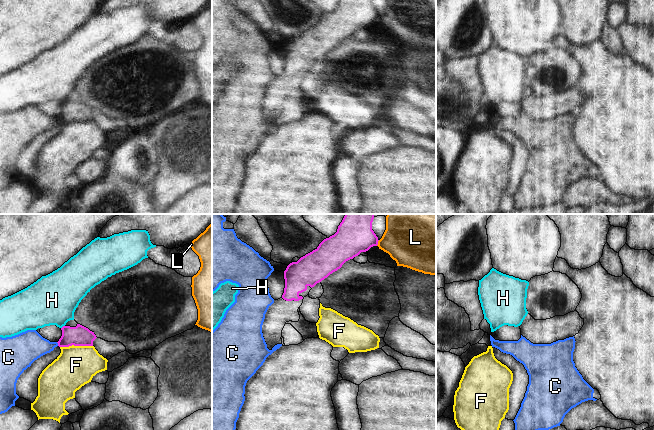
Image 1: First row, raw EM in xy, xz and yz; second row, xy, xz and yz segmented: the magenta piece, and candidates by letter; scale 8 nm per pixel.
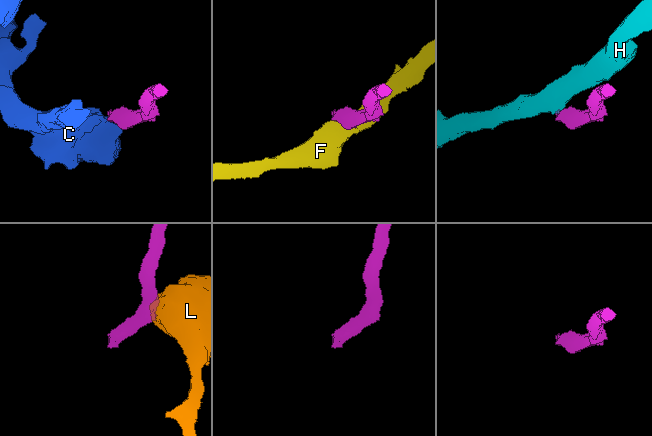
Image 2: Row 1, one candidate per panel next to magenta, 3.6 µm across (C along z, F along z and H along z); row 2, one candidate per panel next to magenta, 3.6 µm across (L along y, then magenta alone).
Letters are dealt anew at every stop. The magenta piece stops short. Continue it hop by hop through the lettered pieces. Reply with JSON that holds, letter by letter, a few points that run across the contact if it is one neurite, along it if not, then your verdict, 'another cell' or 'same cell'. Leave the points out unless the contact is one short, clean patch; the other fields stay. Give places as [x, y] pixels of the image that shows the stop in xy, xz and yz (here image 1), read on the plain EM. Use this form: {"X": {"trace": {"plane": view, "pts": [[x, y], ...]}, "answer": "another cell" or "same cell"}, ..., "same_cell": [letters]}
{"C": {"trace": {"plane": "xy", "pts": [[56, 118], [58, 121]]}, "answer": "another cell"}, "F": {"answer": "another cell"}, "H": {"trace": {"plane": "xy", "pts": [[64, 101], [61, 104]]}, "answer": "another cell"}, "L": {"answer": "another cell"}, "same_cell": []}

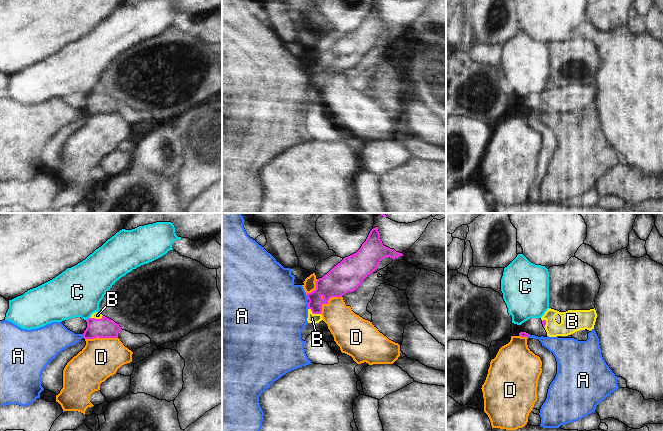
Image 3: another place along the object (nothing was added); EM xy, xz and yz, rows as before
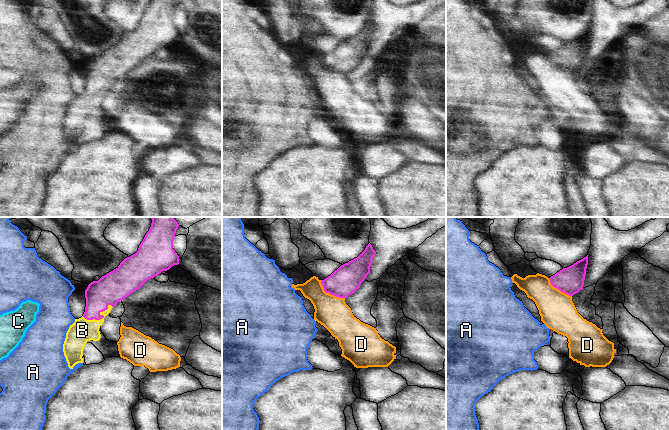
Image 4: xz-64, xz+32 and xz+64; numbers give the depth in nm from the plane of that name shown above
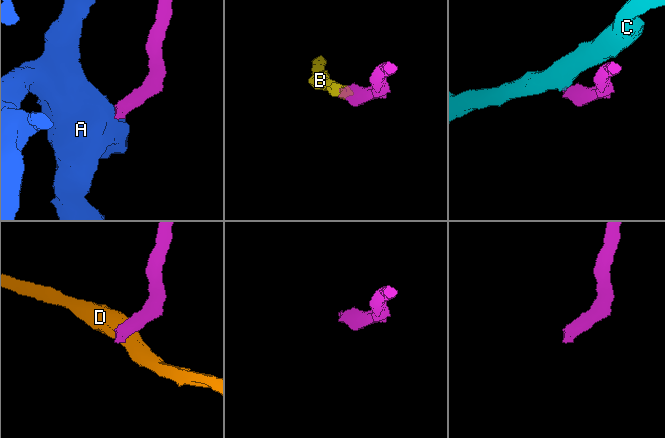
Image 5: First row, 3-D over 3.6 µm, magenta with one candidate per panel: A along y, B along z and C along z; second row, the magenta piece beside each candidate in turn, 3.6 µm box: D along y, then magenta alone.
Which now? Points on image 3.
{"A": {"trace": {"plane": "xz", "pts": [[307, 78], [309, 84]]}, "answer": "another cell"}, "B": {"trace": {"plane": "xy", "pts": [[103, 104], [96, 95], [97, 91]]}, "answer": "same cell"}, "C": {"trace": {"plane": "xy", "pts": [[89, 93], [86, 96]]}, "answer": "another cell"}, "D": {"answer": "another cell"}, "same_cell": ["B"]}

